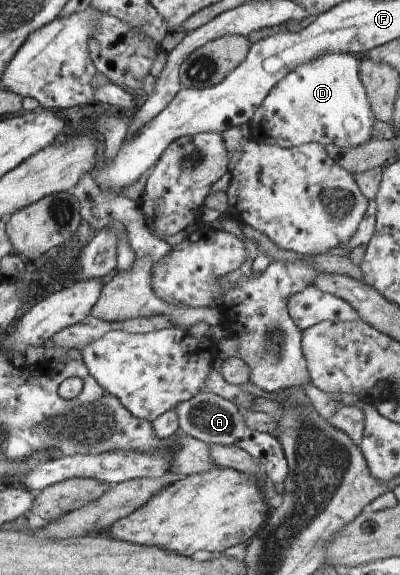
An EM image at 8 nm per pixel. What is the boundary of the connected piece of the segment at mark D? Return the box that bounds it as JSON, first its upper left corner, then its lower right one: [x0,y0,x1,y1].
[248,53,375,148]

